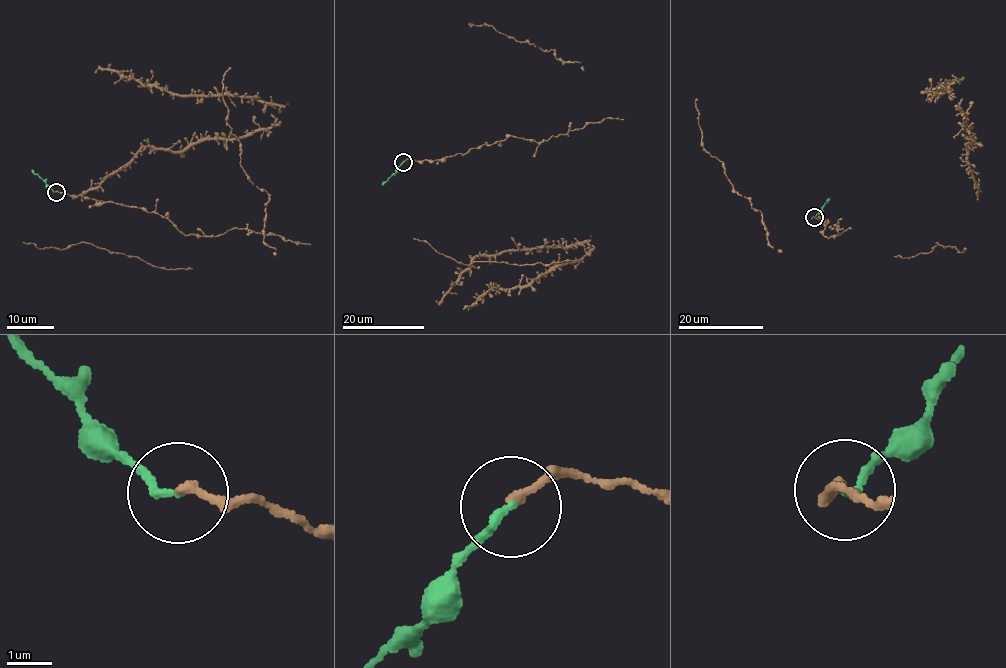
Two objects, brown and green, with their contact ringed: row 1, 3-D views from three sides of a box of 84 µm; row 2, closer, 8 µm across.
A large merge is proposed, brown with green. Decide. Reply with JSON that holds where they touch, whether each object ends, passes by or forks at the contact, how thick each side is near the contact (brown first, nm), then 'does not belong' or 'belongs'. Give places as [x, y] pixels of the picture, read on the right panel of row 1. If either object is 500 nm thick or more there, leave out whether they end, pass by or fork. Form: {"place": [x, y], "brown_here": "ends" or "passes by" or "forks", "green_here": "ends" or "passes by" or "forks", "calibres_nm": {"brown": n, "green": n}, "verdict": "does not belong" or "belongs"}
{"place": [814, 217], "brown_here": "ends", "green_here": "ends", "calibres_nm": {"brown": 200, "green": 180}, "verdict": "belongs"}

